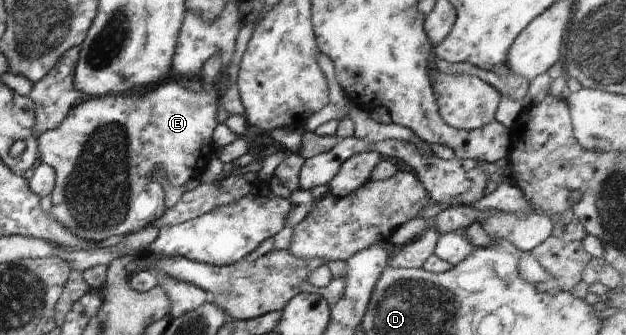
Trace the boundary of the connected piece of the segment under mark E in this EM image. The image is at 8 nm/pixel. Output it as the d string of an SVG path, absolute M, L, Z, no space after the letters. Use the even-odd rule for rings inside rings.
M168 80L165 83L154 86L152 89L142 90L140 93L122 93L103 97L91 97L89 100L84 100L74 105L58 128L43 132L37 136L38 162L43 162L55 170L55 185L49 196L52 201L52 208L48 212L49 215L56 222L64 225L64 228L67 228L71 233L74 233L81 239L95 243L100 243L105 238L110 238L110 236L126 236L151 225L166 210L165 192L162 185L154 176L155 171L162 172L164 174L163 178L167 178L172 184L178 187L186 184L190 179L199 178L208 162L216 158L213 130L219 123L216 120L216 111L219 104L220 96L218 96L216 88L209 93L205 92L205 90L195 93L194 91L182 88L178 83L172 82L172 80Z

